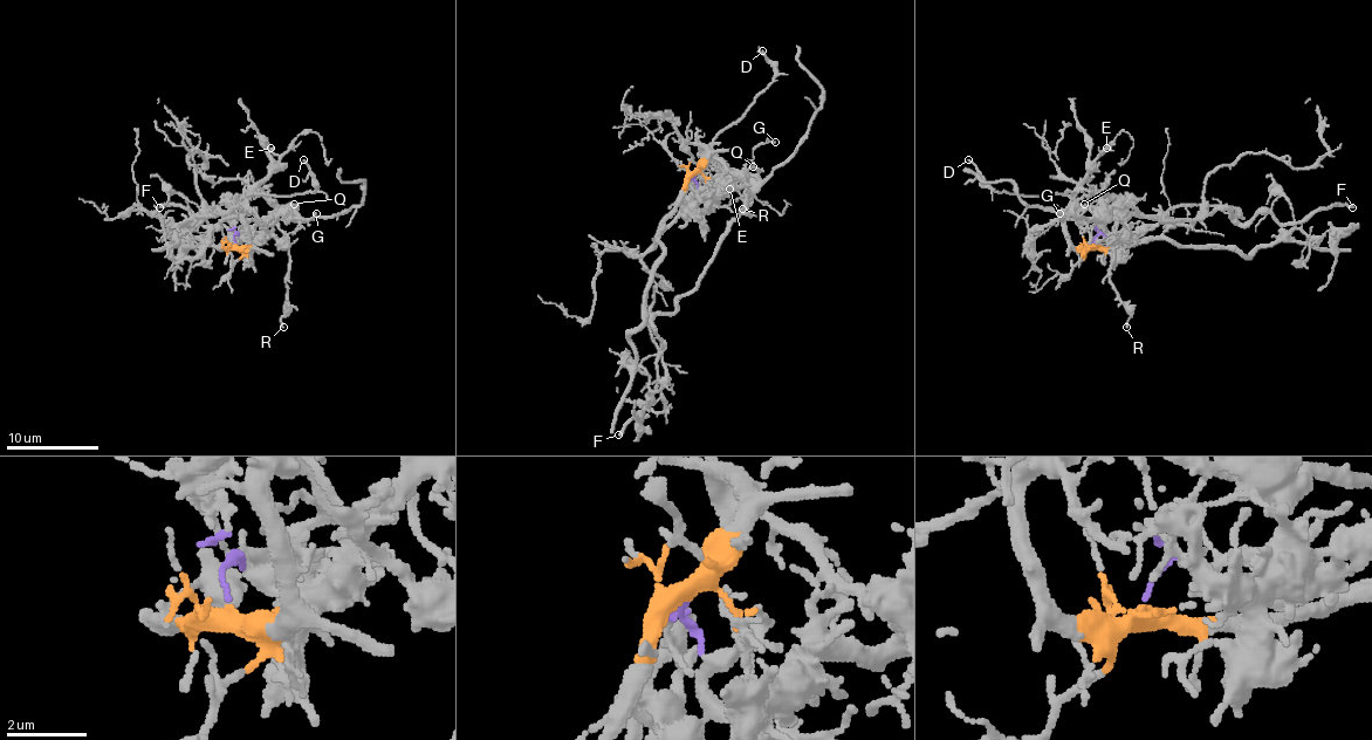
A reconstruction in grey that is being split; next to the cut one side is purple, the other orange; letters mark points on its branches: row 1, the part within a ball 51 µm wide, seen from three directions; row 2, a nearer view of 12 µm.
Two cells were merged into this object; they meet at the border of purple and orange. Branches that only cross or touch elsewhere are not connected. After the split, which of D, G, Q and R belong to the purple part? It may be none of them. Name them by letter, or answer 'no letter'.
G, Q

